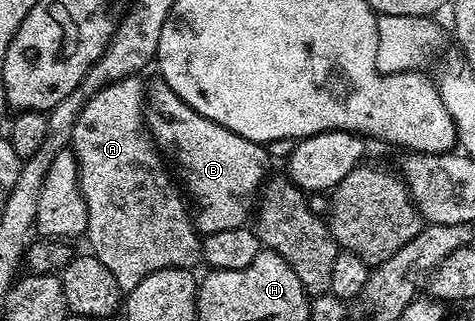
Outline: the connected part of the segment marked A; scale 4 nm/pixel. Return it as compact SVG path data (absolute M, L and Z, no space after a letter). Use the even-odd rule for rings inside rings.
M137 75L124 77L121 81L116 81L100 89L83 107L83 111L73 128L73 140L71 142L71 148L77 155L77 164L81 167L81 194L87 203L87 215L89 216L87 238L89 237L89 245L93 248L90 249L92 256L97 257L99 263L103 263L103 267L107 267L107 271L111 271L111 275L115 275L115 283L119 283L122 294L125 295L129 294L135 287L139 287L139 283L143 283L143 279L147 279L147 275L151 275L155 271L163 271L164 269L187 269L193 271L196 270L196 265L200 266L203 261L201 250L203 237L194 224L191 209L189 211L188 207L185 206L186 198L183 196L182 190L178 186L178 190L173 186L173 181L169 178L168 171L165 170L164 163L166 164L166 162L163 160L162 154L159 152L152 136L146 132L147 85L146 82L141 82L141 79Z

